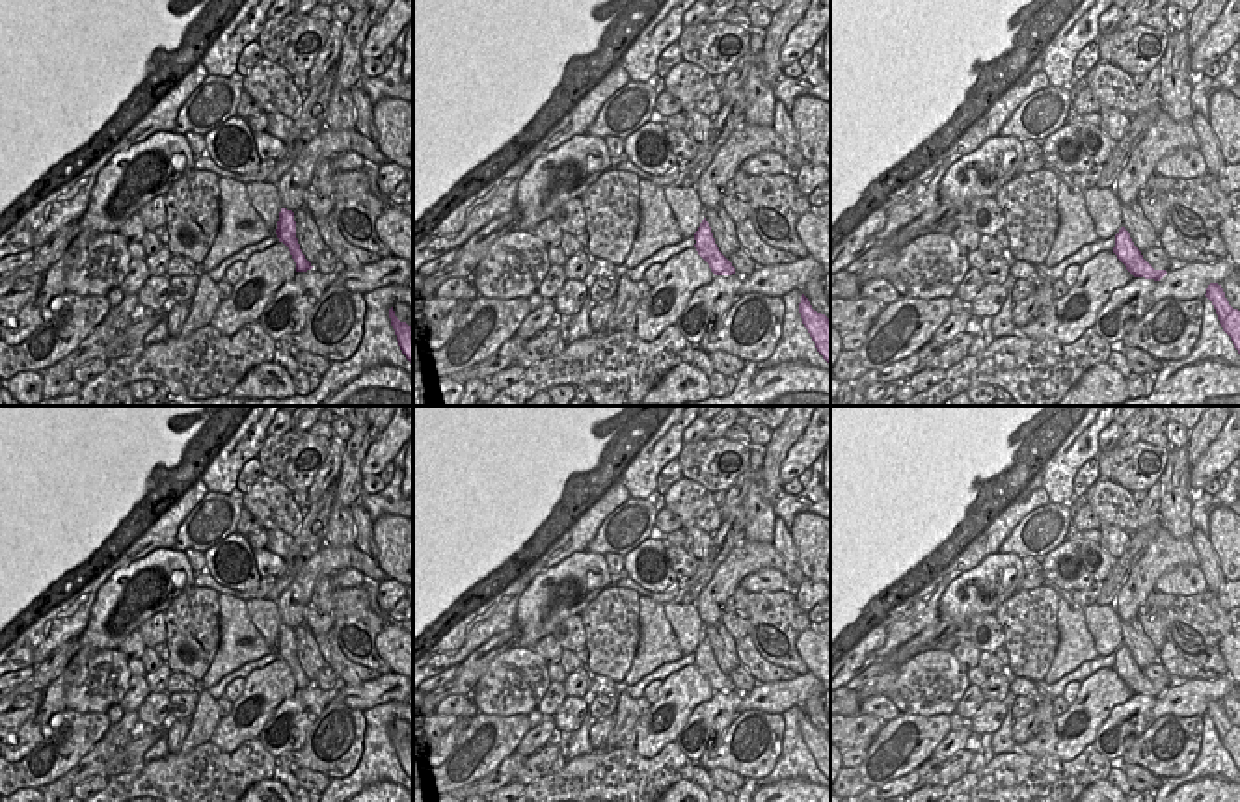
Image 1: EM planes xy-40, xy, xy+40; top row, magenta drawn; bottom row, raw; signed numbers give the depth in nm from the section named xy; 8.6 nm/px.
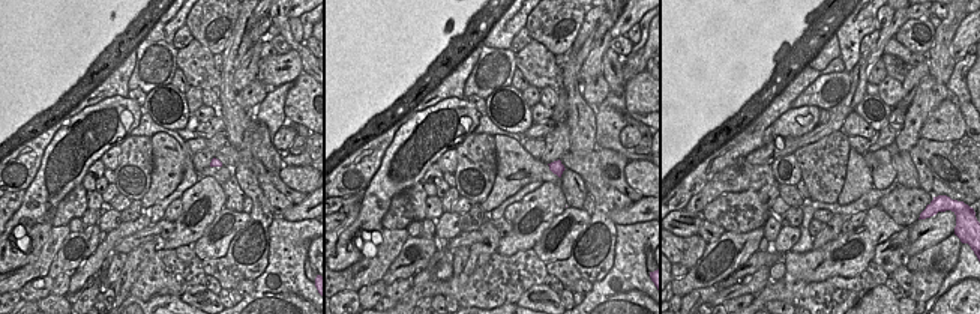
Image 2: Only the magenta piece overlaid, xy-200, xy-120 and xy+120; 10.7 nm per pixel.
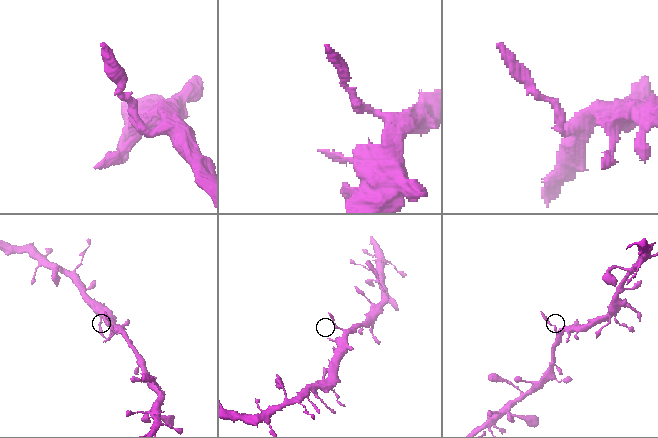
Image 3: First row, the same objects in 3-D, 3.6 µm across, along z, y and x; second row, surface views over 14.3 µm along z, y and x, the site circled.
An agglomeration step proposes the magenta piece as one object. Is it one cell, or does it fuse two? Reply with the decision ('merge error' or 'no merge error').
merge error

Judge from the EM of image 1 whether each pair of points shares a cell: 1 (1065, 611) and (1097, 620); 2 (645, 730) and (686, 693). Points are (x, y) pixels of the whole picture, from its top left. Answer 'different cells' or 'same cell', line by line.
1: different cells
2: same cell

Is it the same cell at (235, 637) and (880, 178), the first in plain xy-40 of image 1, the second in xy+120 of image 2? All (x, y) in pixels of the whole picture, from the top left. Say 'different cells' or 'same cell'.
different cells

